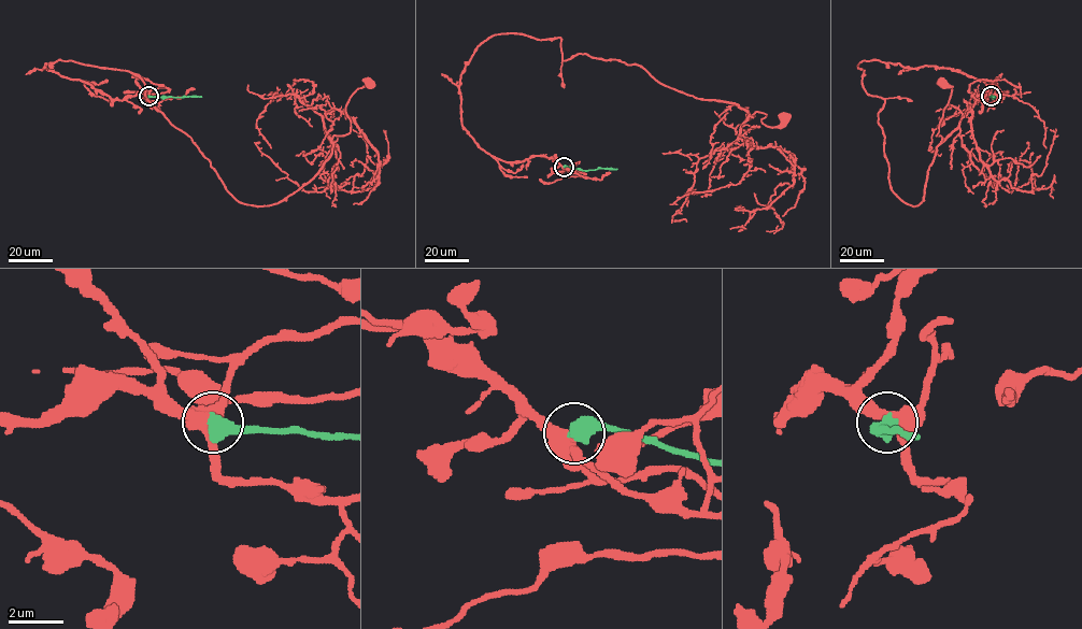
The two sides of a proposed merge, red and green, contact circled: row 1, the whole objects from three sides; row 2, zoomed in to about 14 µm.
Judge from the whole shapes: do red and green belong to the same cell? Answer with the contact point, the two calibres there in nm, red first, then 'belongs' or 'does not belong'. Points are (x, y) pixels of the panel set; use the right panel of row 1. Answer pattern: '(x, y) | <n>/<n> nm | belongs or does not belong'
(991, 96) | 420/600 nm | belongs

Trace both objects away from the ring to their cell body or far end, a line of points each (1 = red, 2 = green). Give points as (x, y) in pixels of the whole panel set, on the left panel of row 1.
1: (147, 96), (111, 99), (43, 68), (136, 73), (226, 189), (269, 205), (350, 132), (345, 104), (369, 81)
2: (147, 96), (201, 96)

